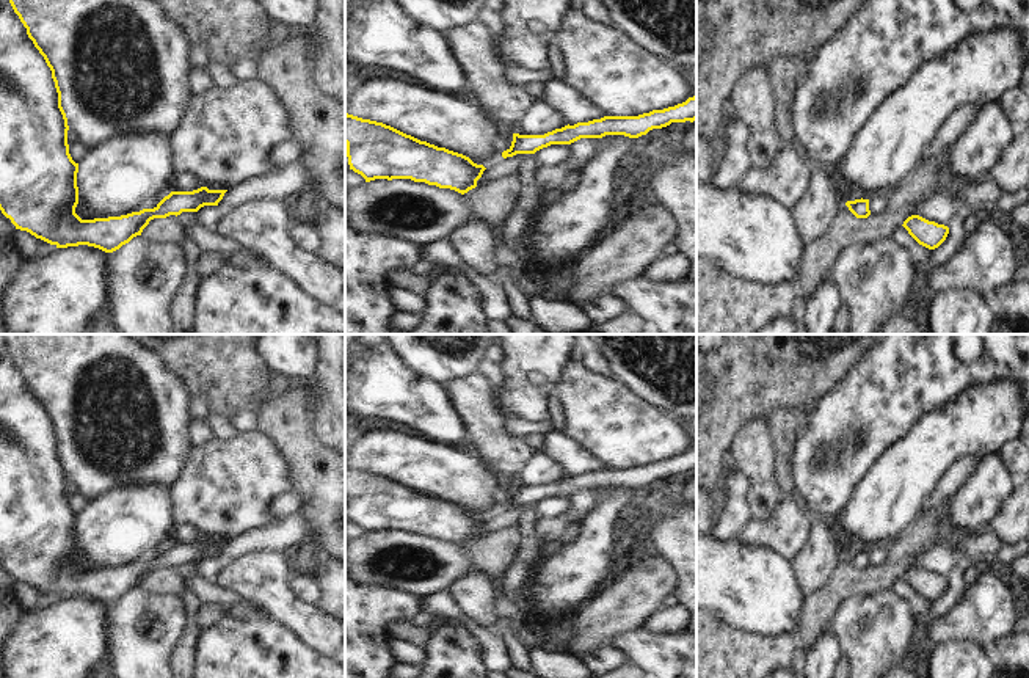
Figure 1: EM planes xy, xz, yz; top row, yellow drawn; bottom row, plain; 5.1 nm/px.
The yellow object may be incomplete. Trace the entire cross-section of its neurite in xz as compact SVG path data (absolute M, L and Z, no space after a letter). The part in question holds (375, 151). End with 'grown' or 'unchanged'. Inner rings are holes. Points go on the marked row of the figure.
M345 113L350 170L365 182L411 179L461 195L477 187L486 170L469 157L420 141L383 122Z; unchanged

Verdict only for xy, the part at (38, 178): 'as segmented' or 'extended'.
as segmented

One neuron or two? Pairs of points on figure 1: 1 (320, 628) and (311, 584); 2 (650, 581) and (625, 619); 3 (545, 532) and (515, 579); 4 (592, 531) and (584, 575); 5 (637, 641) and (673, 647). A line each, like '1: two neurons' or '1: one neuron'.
1: two neurons
2: one neuron
3: two neurons
4: one neuron
5: one neuron

